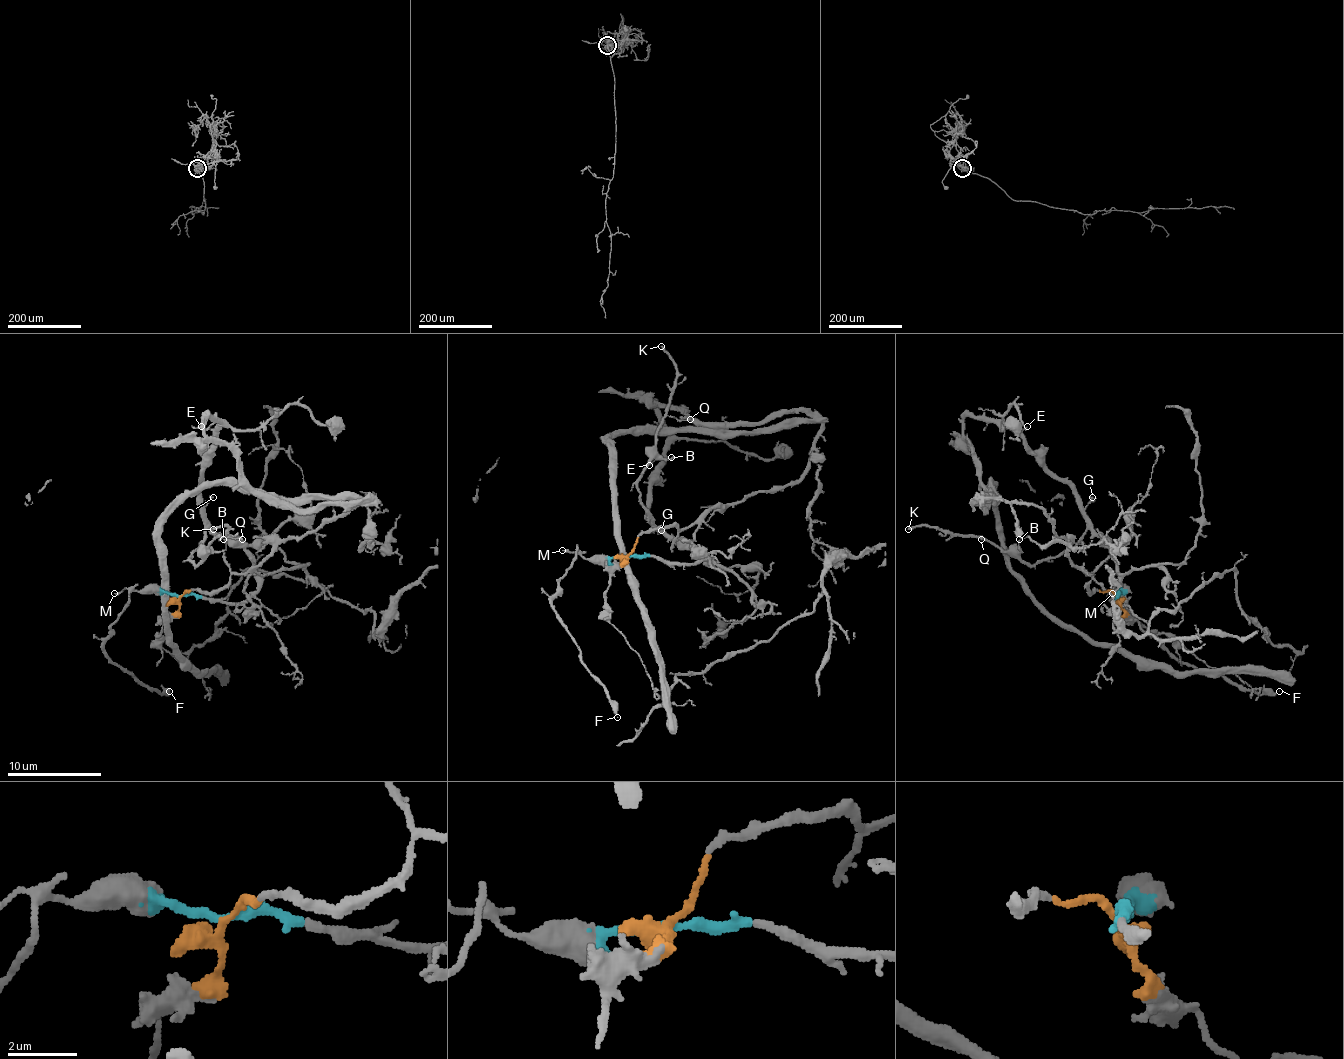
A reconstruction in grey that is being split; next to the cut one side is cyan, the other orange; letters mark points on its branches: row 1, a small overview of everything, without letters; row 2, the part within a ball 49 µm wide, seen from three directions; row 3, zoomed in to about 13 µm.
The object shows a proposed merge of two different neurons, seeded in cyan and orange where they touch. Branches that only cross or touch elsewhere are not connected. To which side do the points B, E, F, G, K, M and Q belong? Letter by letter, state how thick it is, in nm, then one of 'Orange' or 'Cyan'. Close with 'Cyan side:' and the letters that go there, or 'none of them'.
B: Thickness 80 nm. Cyan
E: Thickness 120 nm. Cyan
F: Thickness 240 nm. Cyan
G: Thickness 170 nm. Cyan
K: Thickness 180 nm. Cyan
M: Thickness 160 nm. Cyan
Q: Thickness 130 nm. Cyan
Cyan side: B, E, F, G, K, M, Q

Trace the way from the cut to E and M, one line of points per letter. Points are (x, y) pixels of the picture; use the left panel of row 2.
E: (179, 597), (243, 602), (257, 588), (254, 562), (210, 527), (200, 499), (203, 454), (214, 440), (200, 426)
M: (179, 597), (165, 593), (137, 593), (125, 588), (114, 593)

